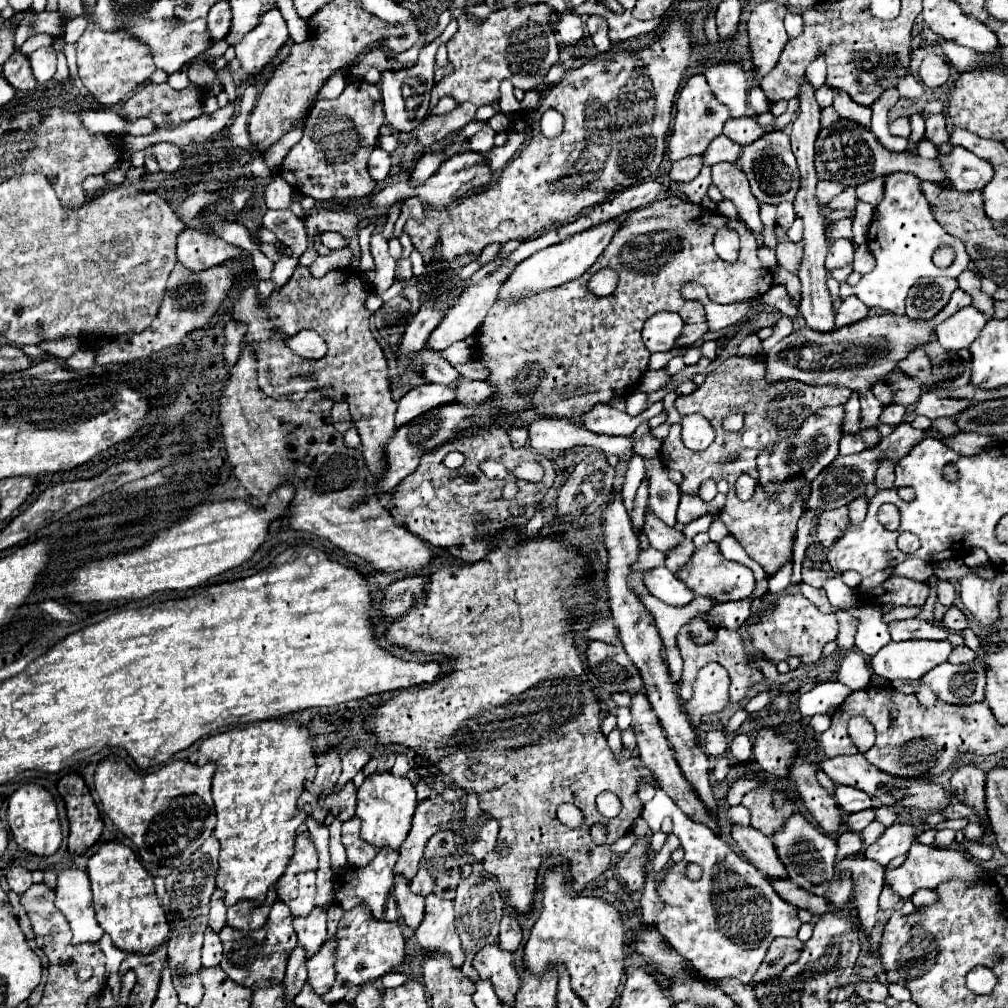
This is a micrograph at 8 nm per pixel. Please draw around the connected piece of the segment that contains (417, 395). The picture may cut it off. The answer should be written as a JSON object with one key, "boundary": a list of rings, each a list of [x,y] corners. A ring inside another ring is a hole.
{"boundary":[[[422,384],[412,388],[400,402],[396,412],[396,426],[404,426],[416,416],[444,404],[456,402],[456,386],[440,386],[440,384]]]}

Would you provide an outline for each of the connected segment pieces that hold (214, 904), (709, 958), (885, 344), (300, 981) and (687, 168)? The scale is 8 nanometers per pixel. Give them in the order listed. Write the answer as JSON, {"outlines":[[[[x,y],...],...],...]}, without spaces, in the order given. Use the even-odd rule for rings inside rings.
{"outlines":[[[[216,890],[212,896],[208,926],[212,926],[212,930],[216,930],[216,932],[220,932],[226,926],[226,904],[224,904],[224,892],[222,890]]],[[[658,788],[654,800],[644,804],[644,820],[656,833],[665,816],[670,816],[674,822],[672,832],[682,842],[684,858],[682,862],[668,866],[658,884],[658,896],[664,902],[664,908],[654,920],[656,930],[698,972],[698,976],[710,984],[720,986],[726,978],[750,984],[770,944],[780,936],[798,934],[802,926],[798,908],[784,902],[756,866],[736,854],[720,836],[708,830],[708,826],[704,828],[698,822],[692,822],[668,794]],[[688,862],[702,868],[704,874],[698,882],[684,876]]],[[[958,288],[952,294],[948,306],[930,322],[916,322],[900,314],[884,314],[866,316],[834,332],[814,332],[810,328],[802,328],[800,332],[792,332],[784,340],[780,340],[768,354],[764,354],[766,380],[770,384],[782,380],[798,380],[804,384],[846,386],[856,392],[870,390],[872,382],[894,370],[904,356],[908,356],[914,348],[930,342],[930,332],[934,332],[934,326],[950,318],[960,308],[970,306],[970,302],[972,298]]],[[[296,946],[290,954],[288,970],[286,970],[286,978],[284,978],[286,998],[294,1000],[304,984],[306,984],[306,954],[304,954],[304,950],[300,950],[300,946]]],[[[688,156],[672,164],[670,168],[670,180],[674,182],[692,182],[702,168],[702,156]]]]}

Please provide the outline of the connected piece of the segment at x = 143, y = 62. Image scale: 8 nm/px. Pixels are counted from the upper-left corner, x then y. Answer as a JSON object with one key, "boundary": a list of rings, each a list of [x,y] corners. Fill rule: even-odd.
{"boundary":[[[88,14],[88,28],[76,42],[76,54],[78,54],[78,70],[84,86],[106,106],[118,104],[126,98],[130,90],[134,90],[138,84],[146,82],[150,74],[154,72],[152,64],[152,50],[144,42],[138,42],[130,32],[104,32],[100,30],[92,16]]]}

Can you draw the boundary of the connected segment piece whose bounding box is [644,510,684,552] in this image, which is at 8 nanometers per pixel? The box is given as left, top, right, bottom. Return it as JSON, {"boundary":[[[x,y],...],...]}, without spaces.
{"boundary":[[[646,510],[646,522],[644,522],[644,534],[648,536],[650,540],[650,546],[660,550],[660,552],[666,552],[670,548],[674,548],[676,544],[682,542],[682,532],[666,526],[660,518],[656,518],[650,510]]]}

